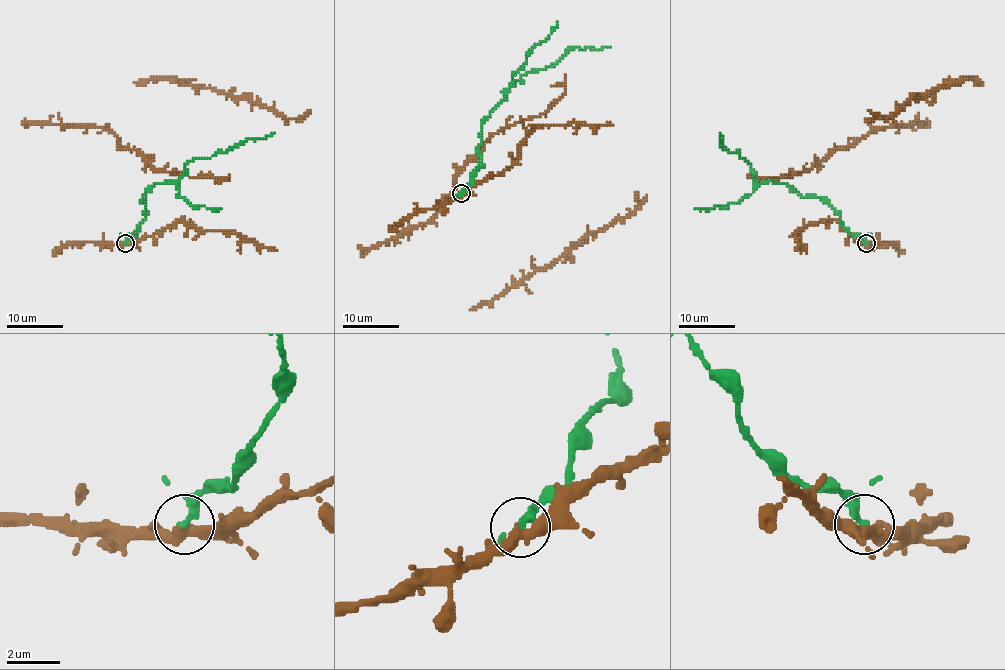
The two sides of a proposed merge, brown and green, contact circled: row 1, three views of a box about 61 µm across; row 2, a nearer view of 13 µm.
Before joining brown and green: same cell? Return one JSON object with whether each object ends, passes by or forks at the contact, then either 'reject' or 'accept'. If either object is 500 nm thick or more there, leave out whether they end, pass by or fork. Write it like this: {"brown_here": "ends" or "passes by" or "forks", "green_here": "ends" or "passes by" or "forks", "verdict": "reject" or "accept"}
{"brown_here": "passes by", "green_here": "ends", "verdict": "reject"}

